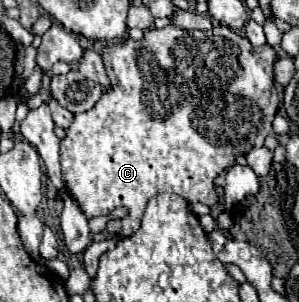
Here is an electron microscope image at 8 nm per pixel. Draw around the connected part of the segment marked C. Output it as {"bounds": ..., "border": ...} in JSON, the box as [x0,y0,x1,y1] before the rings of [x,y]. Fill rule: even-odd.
{"bounds":[60,25,280,237],"border":[[[168,25],[164,29],[146,29],[144,39],[134,41],[134,39],[126,39],[126,41],[116,41],[116,43],[108,43],[102,49],[102,61],[106,67],[106,73],[112,81],[112,91],[104,91],[102,97],[96,101],[96,105],[86,111],[86,113],[76,113],[72,125],[66,129],[66,137],[60,141],[60,163],[62,163],[62,175],[66,181],[66,189],[70,191],[70,195],[78,201],[78,205],[82,207],[86,217],[96,217],[96,215],[106,215],[110,213],[114,207],[124,205],[130,213],[126,219],[122,221],[110,221],[106,231],[120,235],[120,237],[130,237],[134,231],[138,231],[140,227],[140,217],[142,211],[148,203],[150,197],[154,197],[156,193],[178,193],[182,197],[188,199],[188,203],[204,203],[204,205],[214,205],[218,201],[218,195],[214,191],[214,179],[230,167],[230,163],[234,165],[236,155],[250,151],[250,147],[262,145],[266,135],[272,131],[272,119],[278,111],[280,99],[278,99],[278,91],[274,85],[274,63],[278,59],[278,53],[266,43],[262,47],[254,47],[250,45],[250,41],[240,35],[238,31],[230,31],[230,27],[226,25],[214,25],[210,31],[186,31],[180,29],[176,25]],[[158,67],[166,73],[162,77],[158,77]]]}

